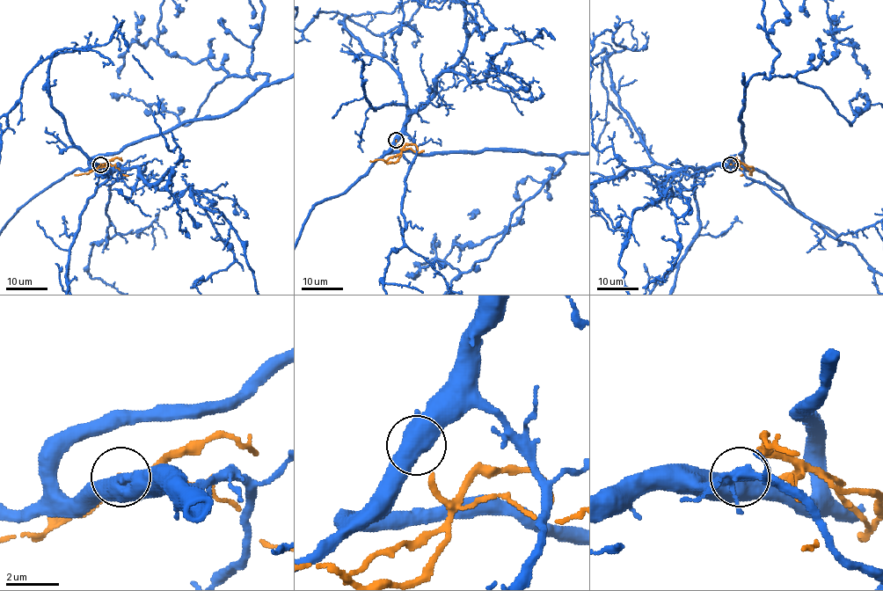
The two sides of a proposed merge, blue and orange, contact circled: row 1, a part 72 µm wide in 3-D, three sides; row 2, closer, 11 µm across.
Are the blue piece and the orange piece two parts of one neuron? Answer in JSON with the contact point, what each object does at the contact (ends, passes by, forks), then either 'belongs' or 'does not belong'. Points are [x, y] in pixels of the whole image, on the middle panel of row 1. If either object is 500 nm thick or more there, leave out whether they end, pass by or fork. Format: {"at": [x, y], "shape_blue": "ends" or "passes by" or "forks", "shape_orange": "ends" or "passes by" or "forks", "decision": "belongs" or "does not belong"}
{"at": [396, 140], "decision": "does not belong"}

